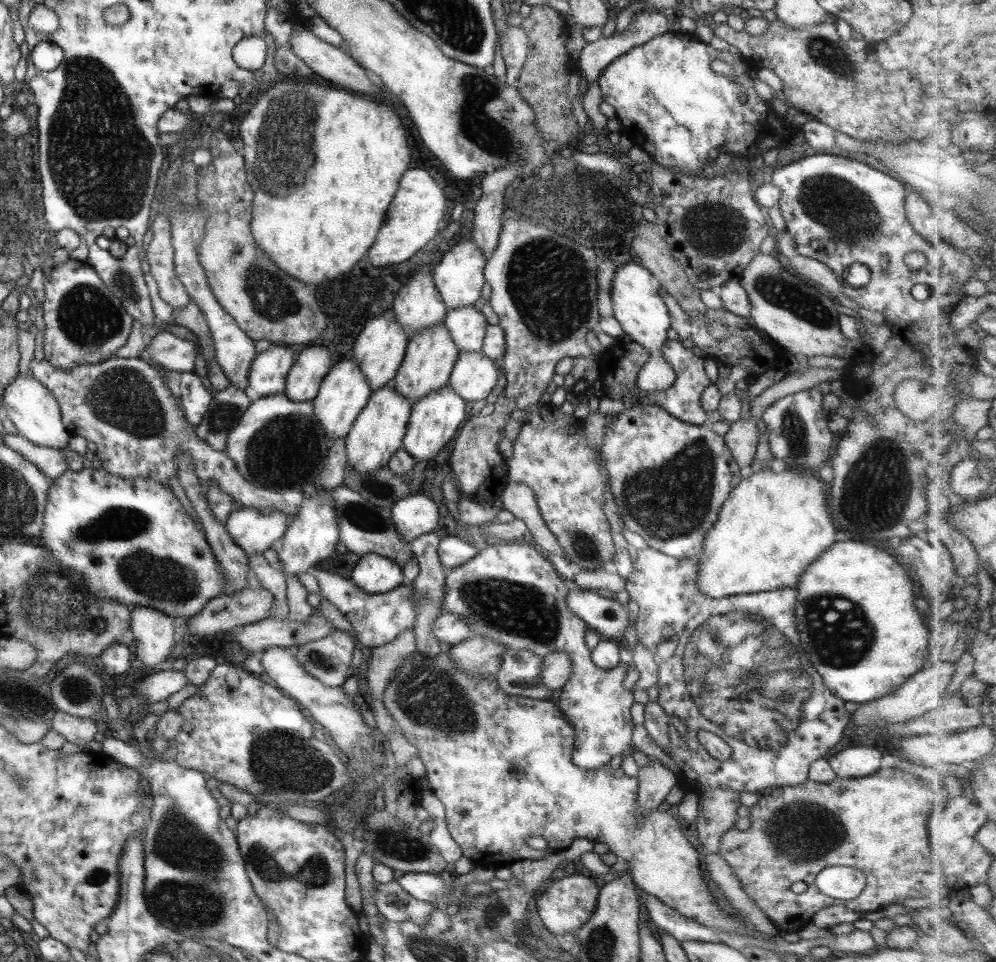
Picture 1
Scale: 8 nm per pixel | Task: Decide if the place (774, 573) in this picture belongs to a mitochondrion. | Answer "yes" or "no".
no

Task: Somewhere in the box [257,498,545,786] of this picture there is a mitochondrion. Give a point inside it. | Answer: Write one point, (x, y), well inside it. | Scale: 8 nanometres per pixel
(432, 698)

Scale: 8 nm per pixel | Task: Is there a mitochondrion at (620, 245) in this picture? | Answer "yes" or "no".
no

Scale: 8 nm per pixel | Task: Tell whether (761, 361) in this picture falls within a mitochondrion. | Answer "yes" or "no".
no

